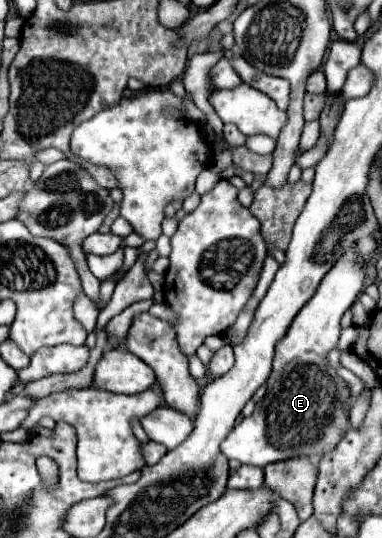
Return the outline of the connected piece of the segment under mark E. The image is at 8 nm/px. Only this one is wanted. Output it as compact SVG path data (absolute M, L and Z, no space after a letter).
M356 246L346 252L320 282L316 294L292 320L286 336L276 344L274 368L266 382L266 396L252 416L240 420L222 442L222 452L242 464L266 466L298 456L324 456L342 440L348 422L348 384L328 364L328 352L338 346L340 318L362 290L364 264L356 258Z

